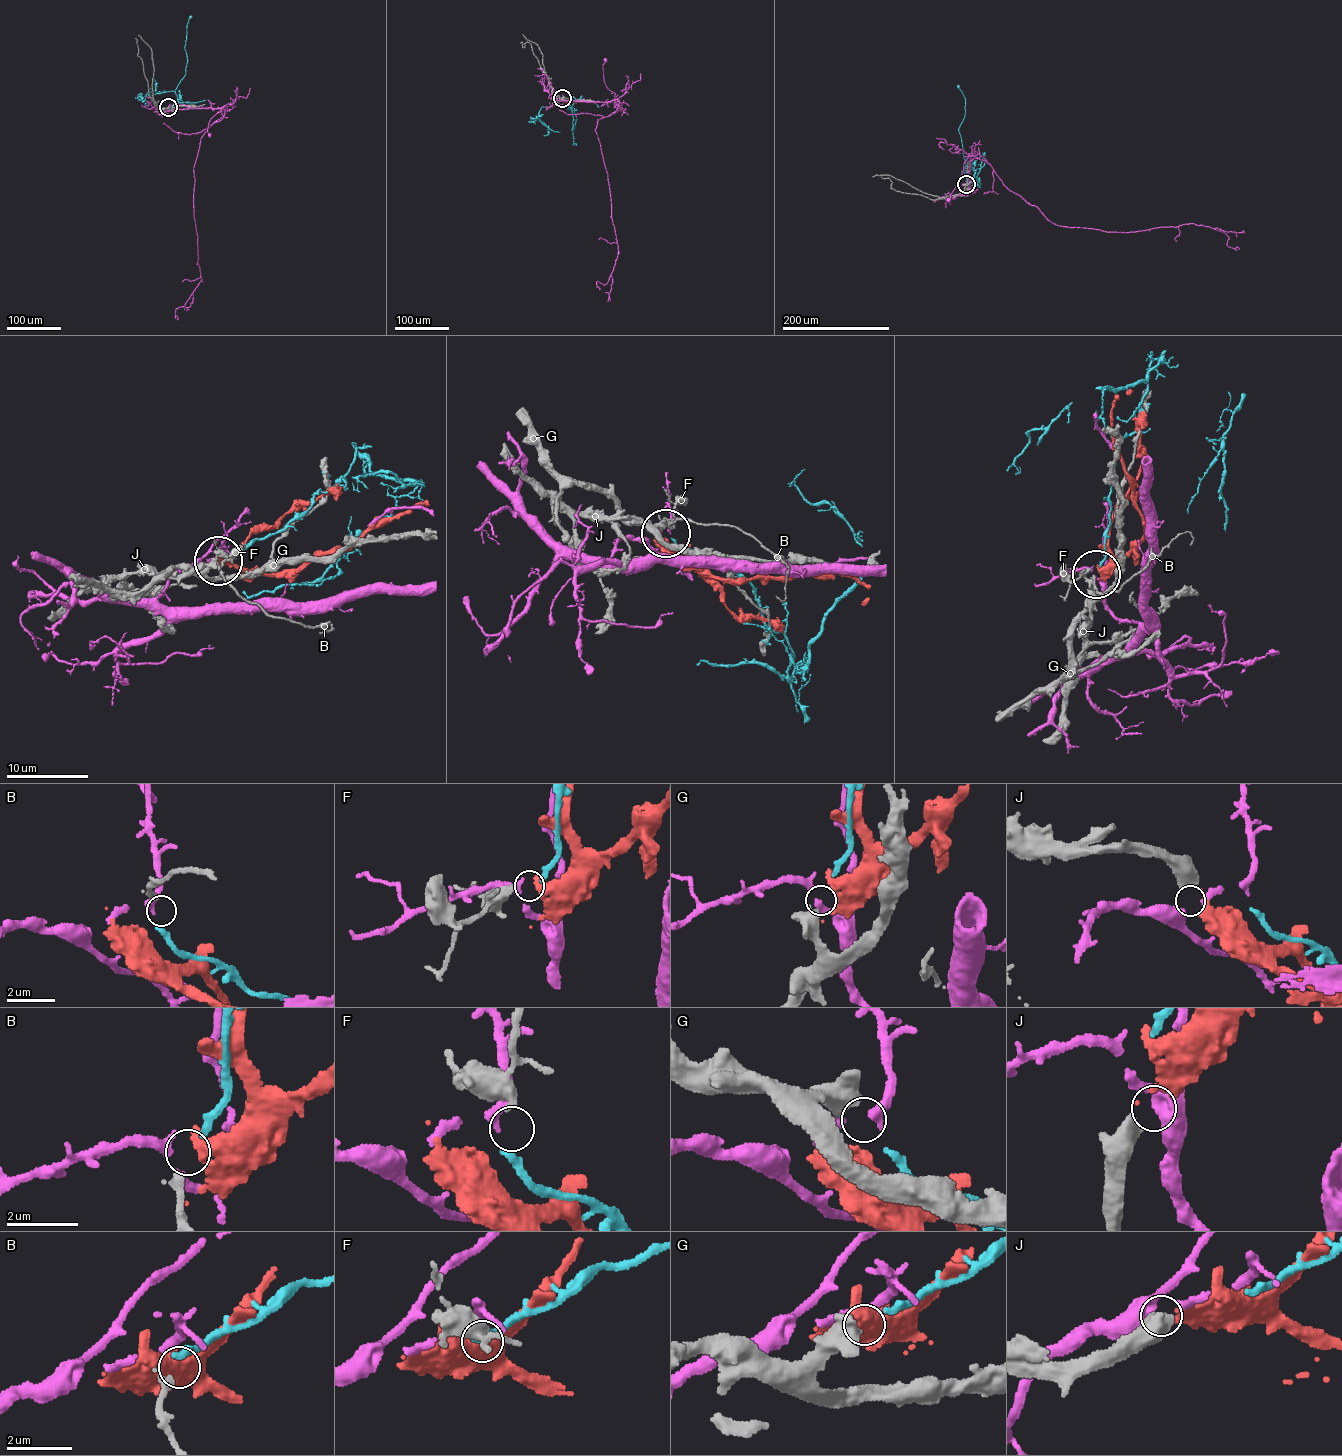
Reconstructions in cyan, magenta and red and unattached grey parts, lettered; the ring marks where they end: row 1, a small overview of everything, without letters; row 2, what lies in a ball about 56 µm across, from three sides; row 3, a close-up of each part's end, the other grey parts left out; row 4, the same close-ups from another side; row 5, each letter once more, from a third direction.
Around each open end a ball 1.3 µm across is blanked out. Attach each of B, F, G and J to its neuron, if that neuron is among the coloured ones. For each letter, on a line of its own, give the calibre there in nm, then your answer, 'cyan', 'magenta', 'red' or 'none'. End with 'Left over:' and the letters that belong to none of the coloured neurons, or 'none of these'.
B: 220 nm thick; cyan
F: 340 nm thick; none
G: 480 nm thick; none
J: 550 nm thick; red
Left over: F, G

